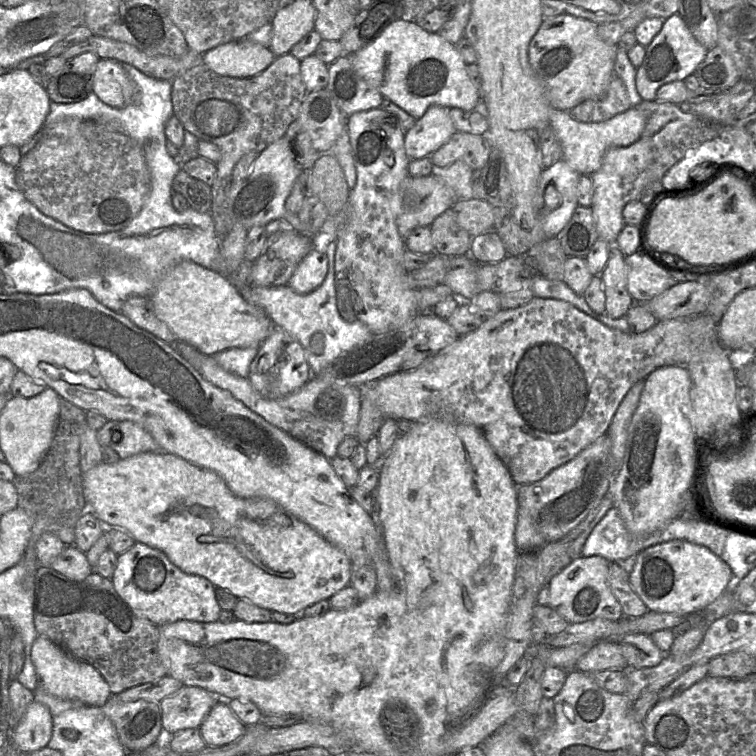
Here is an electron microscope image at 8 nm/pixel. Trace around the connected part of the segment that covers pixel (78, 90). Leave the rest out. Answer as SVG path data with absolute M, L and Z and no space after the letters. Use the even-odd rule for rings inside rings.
M88 52L66 61L47 84L46 91L51 102L66 104L85 99L92 92L99 60L98 56Z

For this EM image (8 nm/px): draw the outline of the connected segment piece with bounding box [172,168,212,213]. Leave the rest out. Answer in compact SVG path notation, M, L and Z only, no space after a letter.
M182 168L172 182L173 192L181 194L189 207L200 213L210 213L212 190L204 182L190 177Z

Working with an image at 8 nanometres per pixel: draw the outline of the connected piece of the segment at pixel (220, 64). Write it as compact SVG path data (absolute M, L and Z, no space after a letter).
M244 38L206 51L202 63L219 75L248 78L264 71L275 58L269 47Z

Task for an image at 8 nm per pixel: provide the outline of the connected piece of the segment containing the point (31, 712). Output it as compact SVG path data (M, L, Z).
M34 700L13 728L11 744L20 752L35 752L48 746L52 732L53 716L50 710Z

